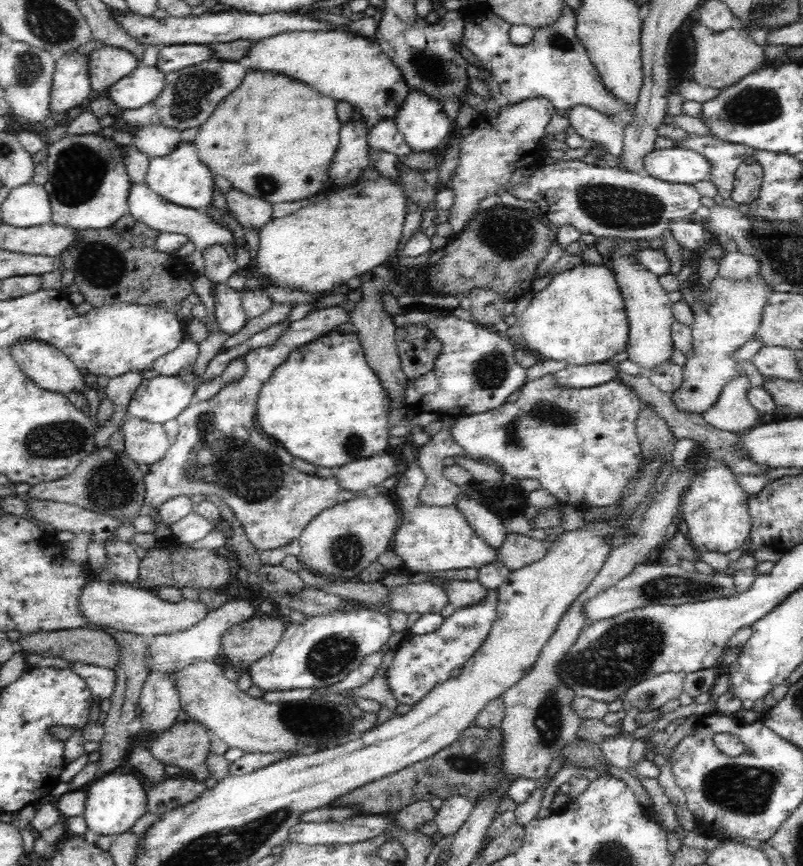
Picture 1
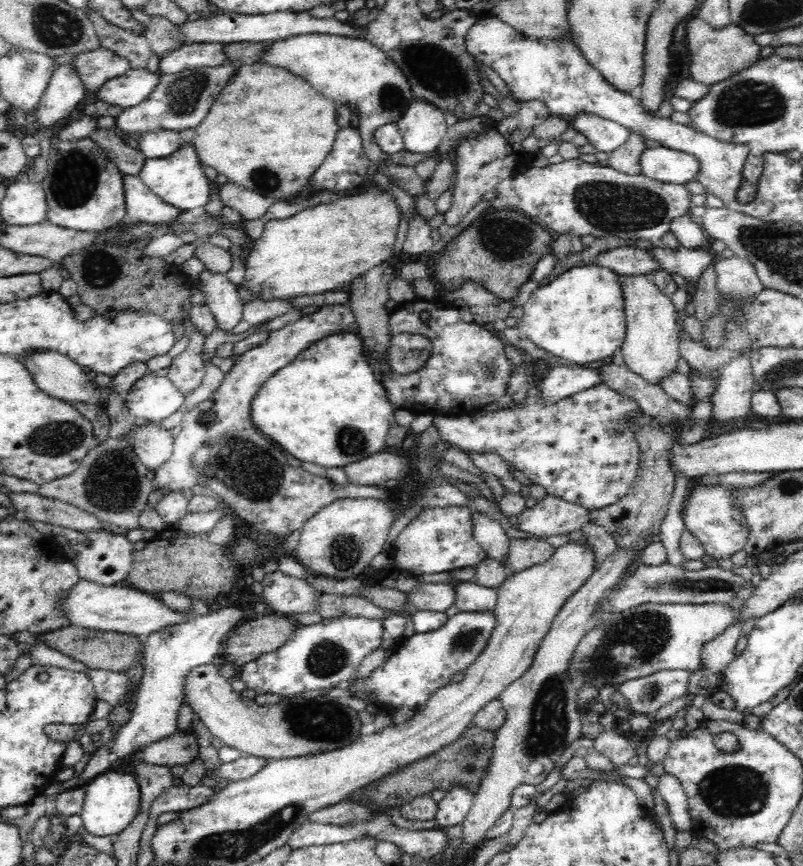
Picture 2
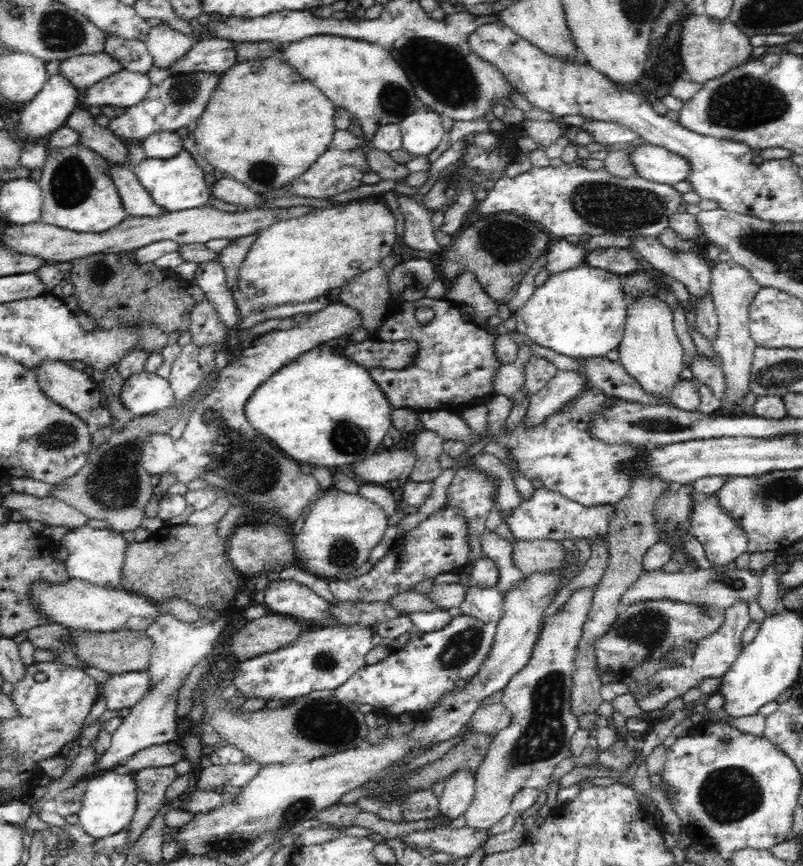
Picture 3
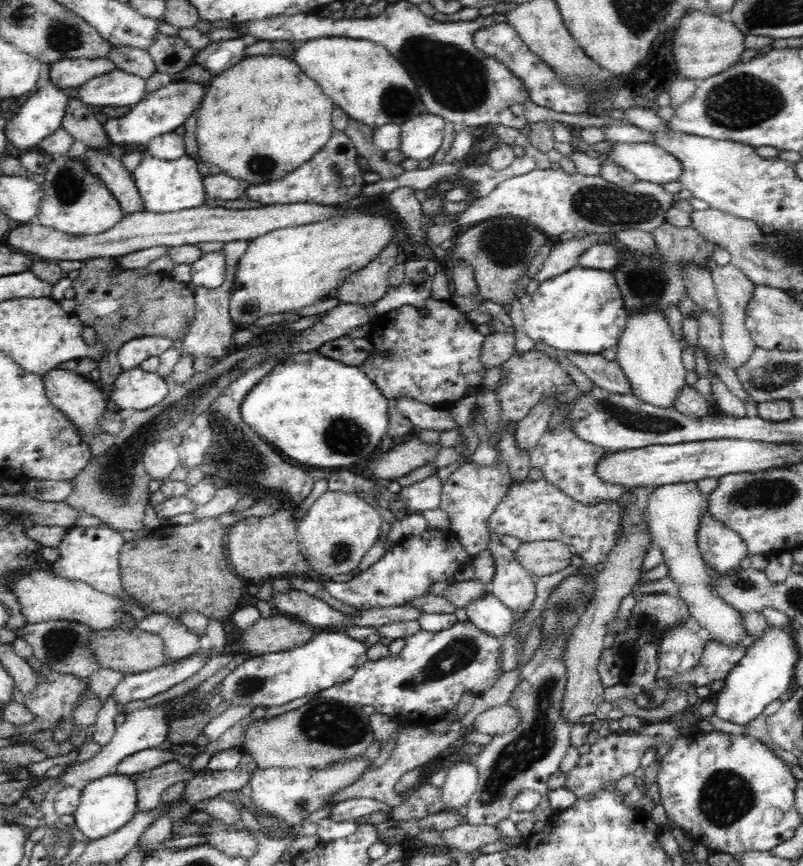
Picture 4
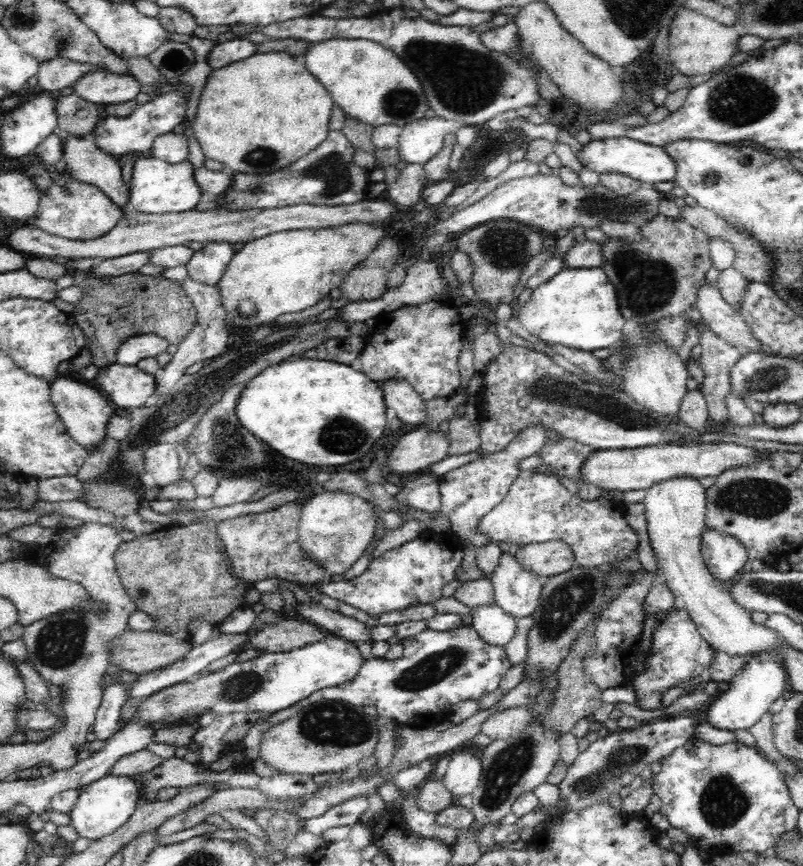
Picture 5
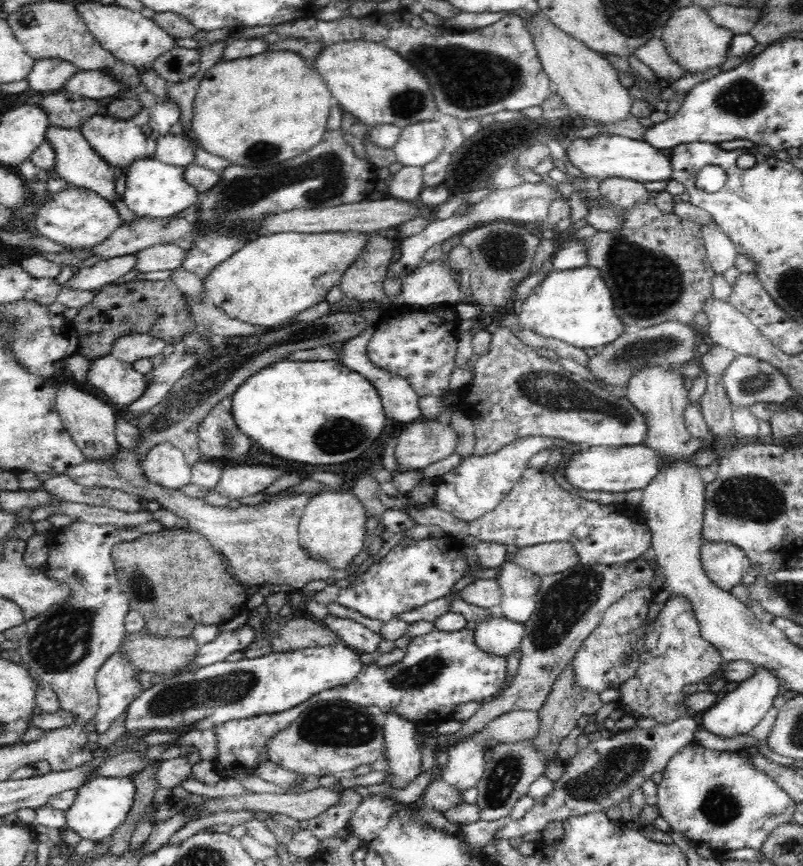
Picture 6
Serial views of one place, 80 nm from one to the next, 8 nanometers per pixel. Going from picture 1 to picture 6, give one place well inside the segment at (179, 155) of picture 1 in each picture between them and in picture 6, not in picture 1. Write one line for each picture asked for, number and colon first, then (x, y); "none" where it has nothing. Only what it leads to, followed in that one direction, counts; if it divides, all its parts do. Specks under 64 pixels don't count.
2: (178, 179)
3: (177, 184)
4: (167, 185)
5: (156, 187)
6: (153, 189)

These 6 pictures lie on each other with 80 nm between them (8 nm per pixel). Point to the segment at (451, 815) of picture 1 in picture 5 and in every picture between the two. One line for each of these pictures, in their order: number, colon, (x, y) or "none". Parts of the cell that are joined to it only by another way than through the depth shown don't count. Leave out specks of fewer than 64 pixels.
2: (455, 805)
3: (459, 790)
4: (461, 780)
5: (462, 776)

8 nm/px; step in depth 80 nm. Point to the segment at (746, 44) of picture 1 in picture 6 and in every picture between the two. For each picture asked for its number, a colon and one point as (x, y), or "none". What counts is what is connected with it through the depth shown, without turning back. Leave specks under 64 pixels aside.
2: (716, 54)
3: (709, 49)
4: (704, 45)
5: (698, 46)
6: (692, 39)

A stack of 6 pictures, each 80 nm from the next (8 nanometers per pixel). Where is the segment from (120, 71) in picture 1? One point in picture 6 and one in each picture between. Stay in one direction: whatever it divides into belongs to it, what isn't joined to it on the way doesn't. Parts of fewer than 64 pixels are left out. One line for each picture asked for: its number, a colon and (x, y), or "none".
2: (97, 66)
3: (84, 70)
4: (69, 73)
5: (59, 73)
6: (48, 75)

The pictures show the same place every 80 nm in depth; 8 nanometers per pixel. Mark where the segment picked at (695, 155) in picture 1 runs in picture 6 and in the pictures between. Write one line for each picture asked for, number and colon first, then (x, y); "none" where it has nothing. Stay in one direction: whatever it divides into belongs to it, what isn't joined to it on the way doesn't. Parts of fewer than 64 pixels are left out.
2: (668, 165)
3: (651, 162)
4: (646, 161)
5: (646, 163)
6: (601, 156)

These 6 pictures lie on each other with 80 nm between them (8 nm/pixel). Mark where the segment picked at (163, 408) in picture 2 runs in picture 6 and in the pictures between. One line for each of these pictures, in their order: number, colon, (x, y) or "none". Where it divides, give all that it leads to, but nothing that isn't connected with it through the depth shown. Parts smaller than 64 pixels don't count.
3: (145, 393)
4: (133, 390)
5: (127, 386)
6: (122, 384)

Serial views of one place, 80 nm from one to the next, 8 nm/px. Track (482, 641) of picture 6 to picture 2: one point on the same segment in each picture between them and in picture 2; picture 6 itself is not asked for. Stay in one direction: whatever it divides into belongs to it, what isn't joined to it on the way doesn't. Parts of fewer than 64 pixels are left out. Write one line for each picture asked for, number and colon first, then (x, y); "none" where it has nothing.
2: (468, 596)
3: (484, 603)
4: (488, 613)
5: (495, 626)

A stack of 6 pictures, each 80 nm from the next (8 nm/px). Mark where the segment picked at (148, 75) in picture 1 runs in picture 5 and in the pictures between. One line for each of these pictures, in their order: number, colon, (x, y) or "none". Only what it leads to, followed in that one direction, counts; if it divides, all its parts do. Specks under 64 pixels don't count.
2: (134, 87)
3: (123, 88)
4: (117, 88)
5: (103, 87)

